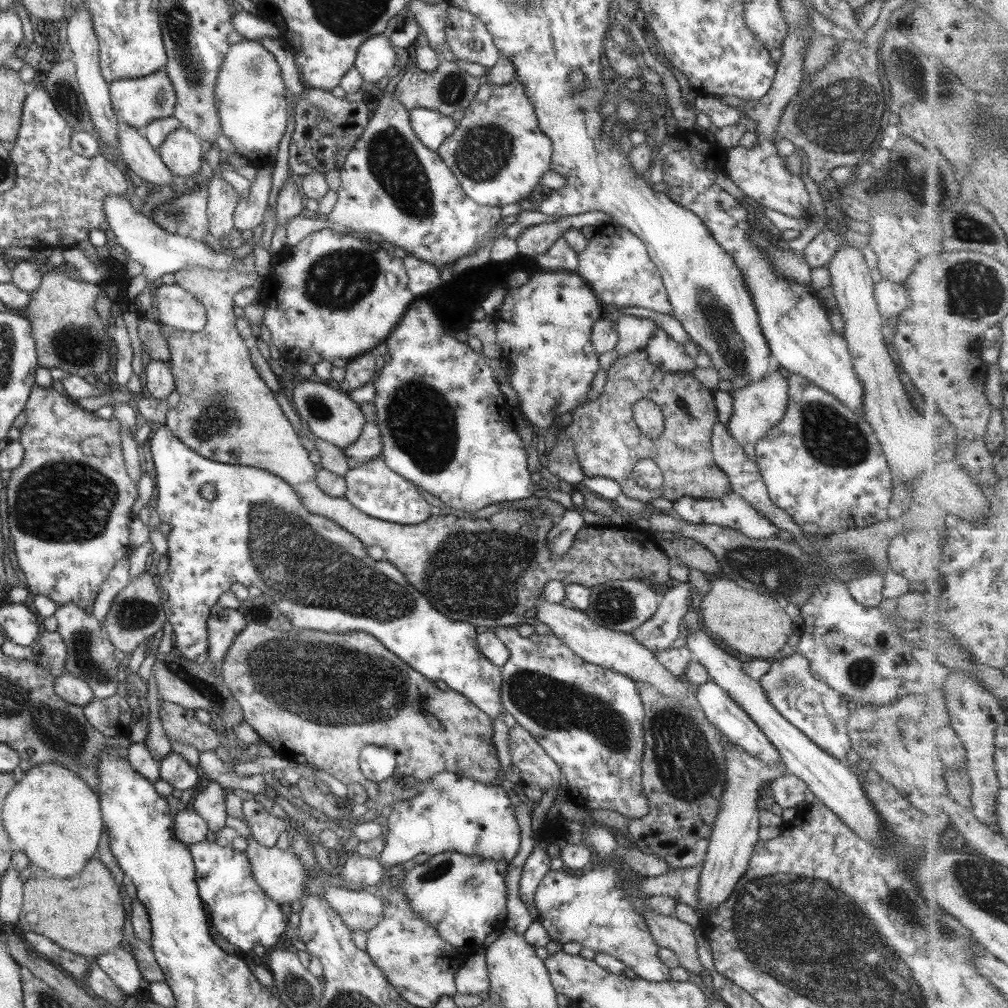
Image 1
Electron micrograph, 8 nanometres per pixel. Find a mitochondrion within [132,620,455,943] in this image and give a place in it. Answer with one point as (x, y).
(276, 673)

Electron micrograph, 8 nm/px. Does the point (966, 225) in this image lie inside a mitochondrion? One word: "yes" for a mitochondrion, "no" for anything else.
yes

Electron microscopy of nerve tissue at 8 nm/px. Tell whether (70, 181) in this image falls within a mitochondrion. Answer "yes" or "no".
no

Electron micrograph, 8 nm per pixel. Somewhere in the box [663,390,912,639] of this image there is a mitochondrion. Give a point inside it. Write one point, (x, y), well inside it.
(833, 440)

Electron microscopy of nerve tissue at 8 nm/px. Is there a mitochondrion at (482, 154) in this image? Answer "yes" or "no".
yes

